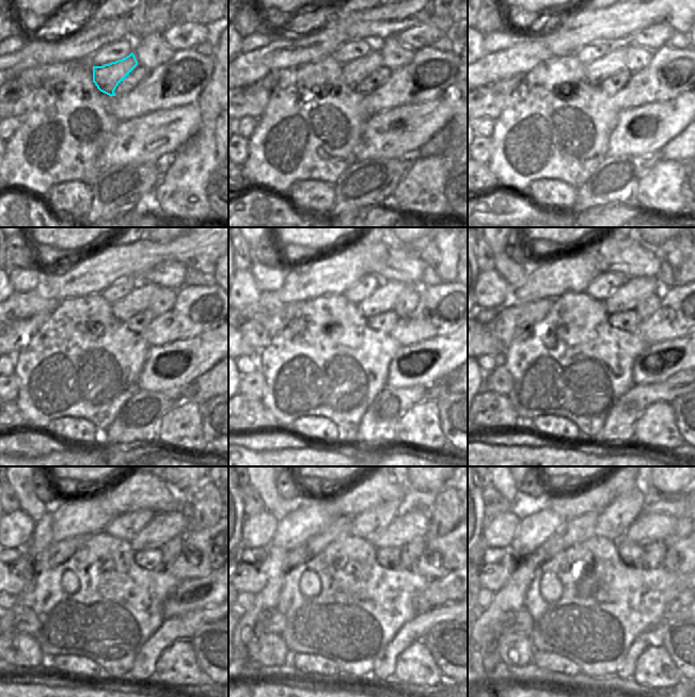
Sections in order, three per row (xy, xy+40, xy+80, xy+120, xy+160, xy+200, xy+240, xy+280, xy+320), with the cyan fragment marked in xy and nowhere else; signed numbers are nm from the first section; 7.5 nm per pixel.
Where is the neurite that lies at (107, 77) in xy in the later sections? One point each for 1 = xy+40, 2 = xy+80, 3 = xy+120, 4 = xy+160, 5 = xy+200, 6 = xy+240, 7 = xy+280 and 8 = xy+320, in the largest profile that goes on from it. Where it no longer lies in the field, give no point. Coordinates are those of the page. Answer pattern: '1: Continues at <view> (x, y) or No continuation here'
1: Continues at xy+40 (353, 72)
2: Continues at xy+80 (597, 72)
3: Continues at xy+120 (140, 299)
4: Continues at xy+160 (383, 298)
5: Continues at xy+200 (627, 297)
6: Continues at xy+240 (163, 526)
7: Continues at xy+280 (411, 523)
8: Continues at xy+320 (647, 528).

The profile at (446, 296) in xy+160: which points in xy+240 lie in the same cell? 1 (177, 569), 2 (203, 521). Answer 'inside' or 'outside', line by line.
1: inside
2: outside

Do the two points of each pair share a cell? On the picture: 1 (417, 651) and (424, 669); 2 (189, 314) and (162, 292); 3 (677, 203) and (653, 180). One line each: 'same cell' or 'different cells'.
1: same cell
2: different cells
3: same cell

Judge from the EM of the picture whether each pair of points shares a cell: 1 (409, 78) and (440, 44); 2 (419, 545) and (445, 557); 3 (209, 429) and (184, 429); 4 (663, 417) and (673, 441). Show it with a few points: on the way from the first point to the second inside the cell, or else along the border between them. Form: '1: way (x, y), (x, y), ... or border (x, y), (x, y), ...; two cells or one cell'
1: border (430, 46), (440, 50), (452, 50), (456, 53); two cells
2: border (426, 540), (422, 553), (410, 569); two cells
3: border (199, 406), (202, 433), (209, 450); two cells
4: way (663, 423), (663, 427), (672, 436); one cell

